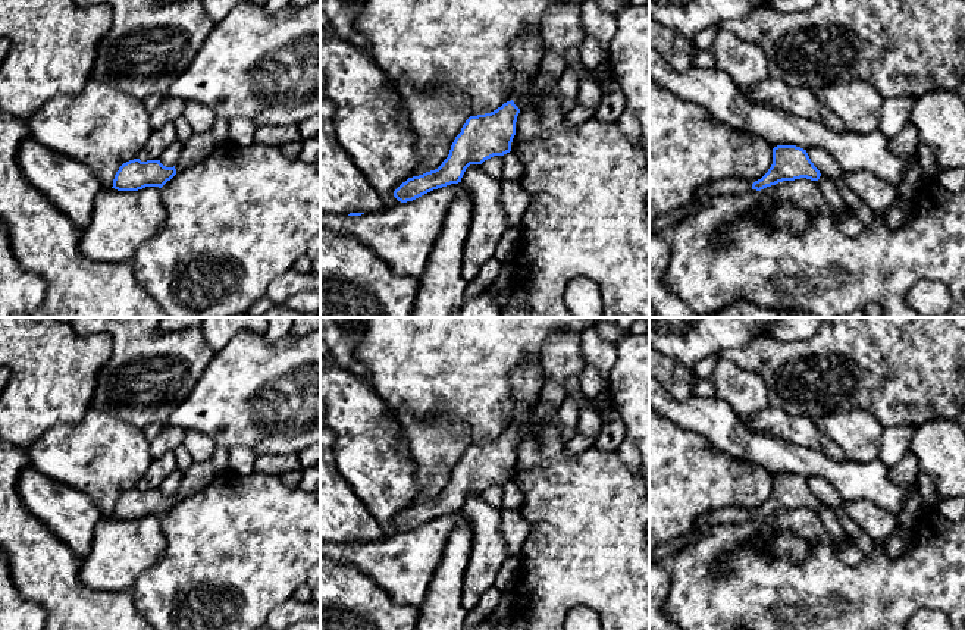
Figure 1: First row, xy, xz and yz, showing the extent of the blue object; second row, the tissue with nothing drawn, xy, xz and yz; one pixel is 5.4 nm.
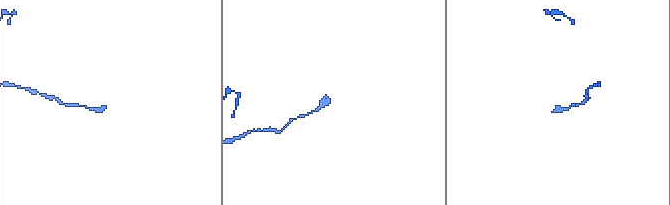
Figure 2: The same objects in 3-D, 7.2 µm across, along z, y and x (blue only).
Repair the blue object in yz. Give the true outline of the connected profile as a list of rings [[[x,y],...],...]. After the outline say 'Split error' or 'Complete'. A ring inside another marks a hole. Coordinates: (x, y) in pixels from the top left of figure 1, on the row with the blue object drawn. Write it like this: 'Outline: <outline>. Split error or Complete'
Outline: [[[777,145],[773,148],[773,164],[761,179],[752,184],[740,178],[723,178],[699,188],[698,197],[743,194],[749,189],[761,191],[783,181],[800,178],[818,181],[820,176],[821,173],[811,162],[806,150],[796,145]]]. Split error

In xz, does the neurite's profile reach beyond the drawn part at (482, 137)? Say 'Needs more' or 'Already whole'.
Needs more

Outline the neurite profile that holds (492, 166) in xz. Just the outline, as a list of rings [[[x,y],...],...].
[[[494,156],[482,163],[483,170],[494,179],[502,179],[502,156]]]

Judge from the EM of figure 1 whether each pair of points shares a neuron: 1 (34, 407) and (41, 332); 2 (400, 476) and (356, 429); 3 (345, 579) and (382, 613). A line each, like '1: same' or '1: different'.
1: same
2: same
3: same

